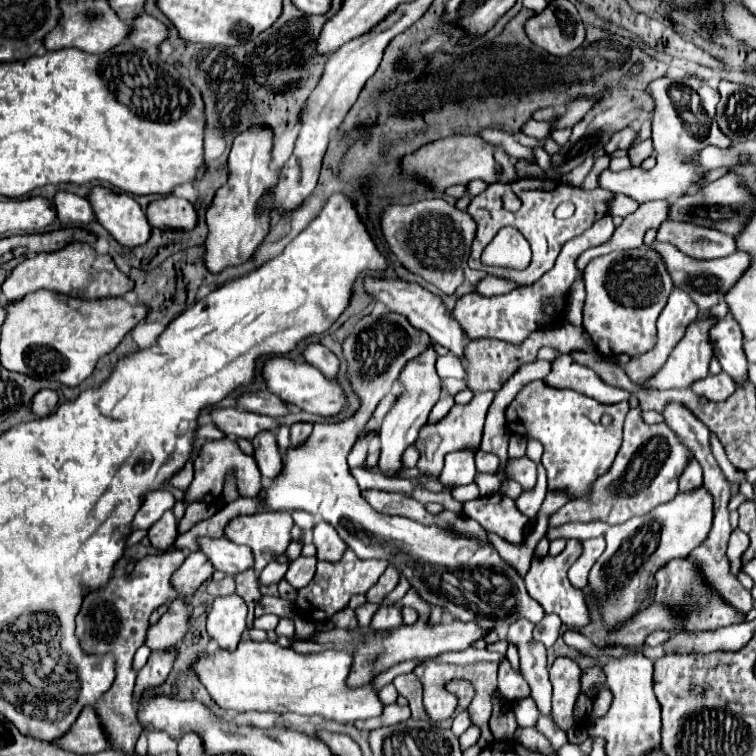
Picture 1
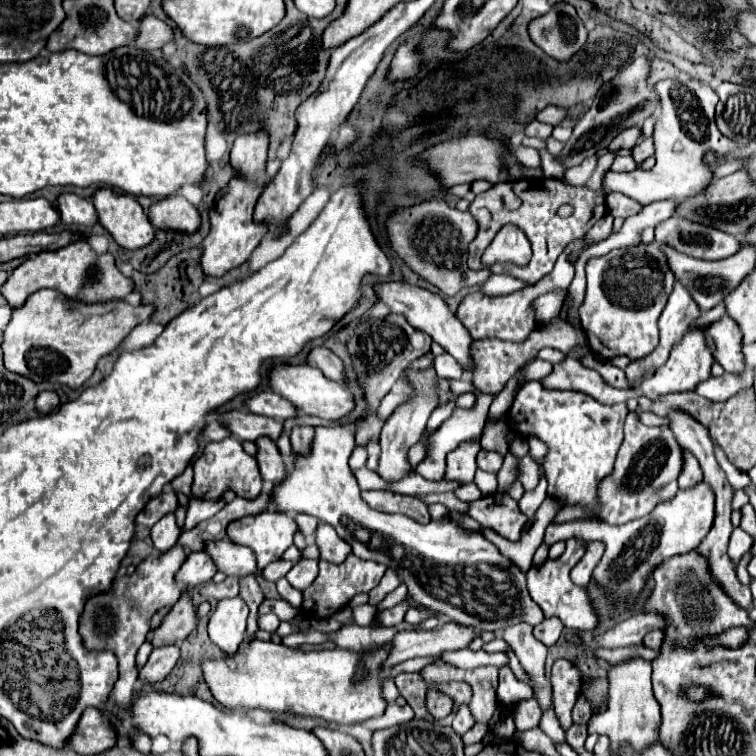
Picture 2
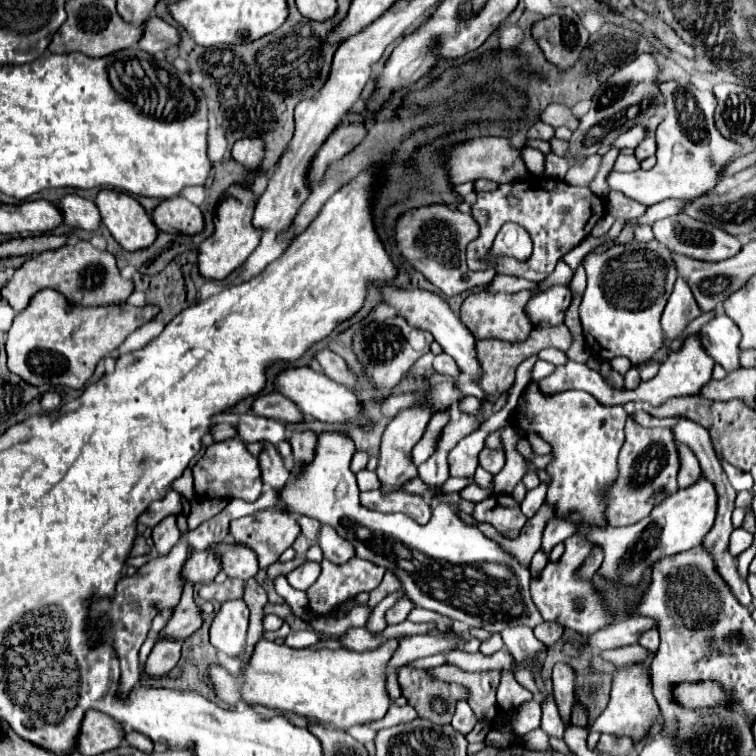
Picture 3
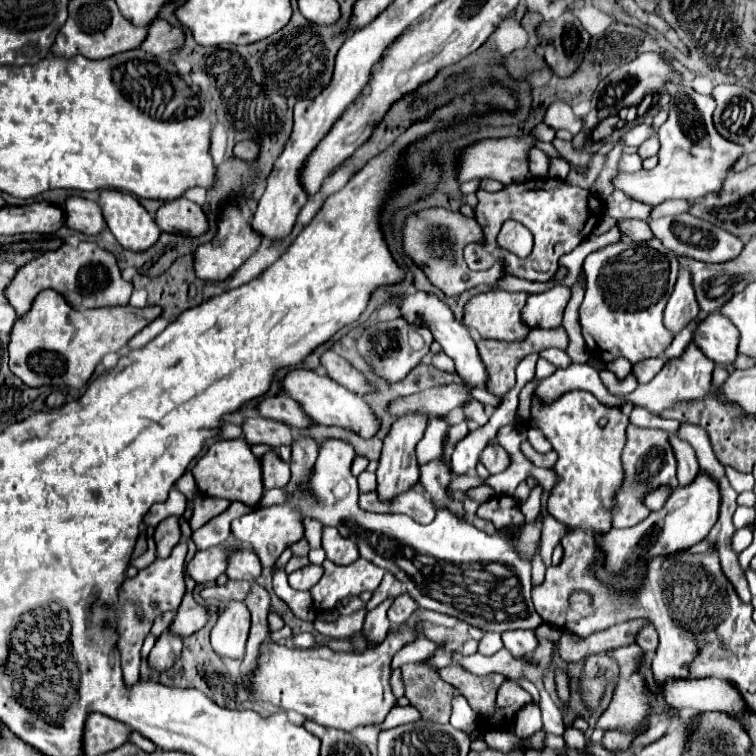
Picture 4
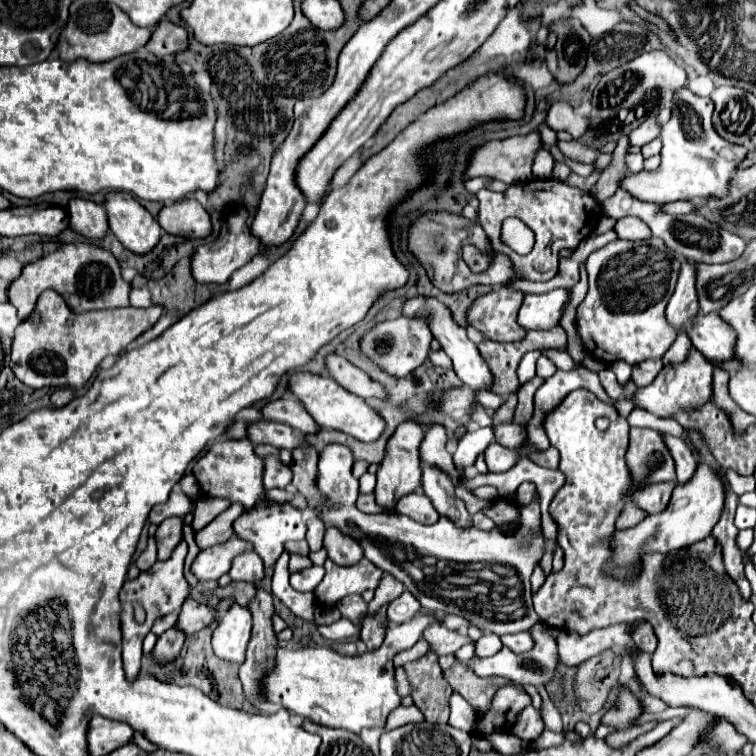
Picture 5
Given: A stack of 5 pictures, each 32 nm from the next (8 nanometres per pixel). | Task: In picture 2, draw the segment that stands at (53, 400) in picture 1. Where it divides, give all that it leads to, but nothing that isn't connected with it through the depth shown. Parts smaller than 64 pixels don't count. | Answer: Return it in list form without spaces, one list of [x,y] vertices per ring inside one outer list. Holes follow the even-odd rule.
[[[42,392],[36,398],[36,406],[38,406],[40,414],[50,414],[58,404],[60,404],[60,398],[56,392]]]

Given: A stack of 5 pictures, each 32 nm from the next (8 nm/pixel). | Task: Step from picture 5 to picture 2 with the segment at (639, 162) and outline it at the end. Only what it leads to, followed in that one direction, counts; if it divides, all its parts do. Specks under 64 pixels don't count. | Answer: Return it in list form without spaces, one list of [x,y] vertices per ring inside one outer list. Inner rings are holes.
[[[618,152],[618,156],[611,166],[611,170],[615,172],[628,172],[634,168],[638,168],[638,164],[634,162],[634,158],[630,154],[624,154],[624,152]]]

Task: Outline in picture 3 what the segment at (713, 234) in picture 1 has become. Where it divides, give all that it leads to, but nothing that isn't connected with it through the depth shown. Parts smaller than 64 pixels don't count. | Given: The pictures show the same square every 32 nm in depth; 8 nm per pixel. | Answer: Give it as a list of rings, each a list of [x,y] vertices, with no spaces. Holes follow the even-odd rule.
[[[678,214],[678,216],[670,216],[664,218],[660,222],[652,224],[654,236],[656,238],[664,238],[666,240],[666,248],[670,250],[678,250],[684,256],[692,256],[696,260],[704,260],[704,262],[720,262],[720,260],[728,260],[732,256],[736,256],[742,248],[740,240],[730,236],[728,232],[724,232],[722,228],[716,228],[712,224],[700,222],[700,220],[692,220],[686,214]]]

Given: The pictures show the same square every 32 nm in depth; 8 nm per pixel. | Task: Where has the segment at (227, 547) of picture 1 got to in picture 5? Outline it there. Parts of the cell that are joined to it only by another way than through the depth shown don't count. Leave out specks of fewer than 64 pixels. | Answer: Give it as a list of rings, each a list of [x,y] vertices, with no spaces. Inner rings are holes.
[[[254,550],[246,552],[244,556],[236,556],[228,574],[232,576],[232,580],[258,584],[264,578],[264,562]]]

